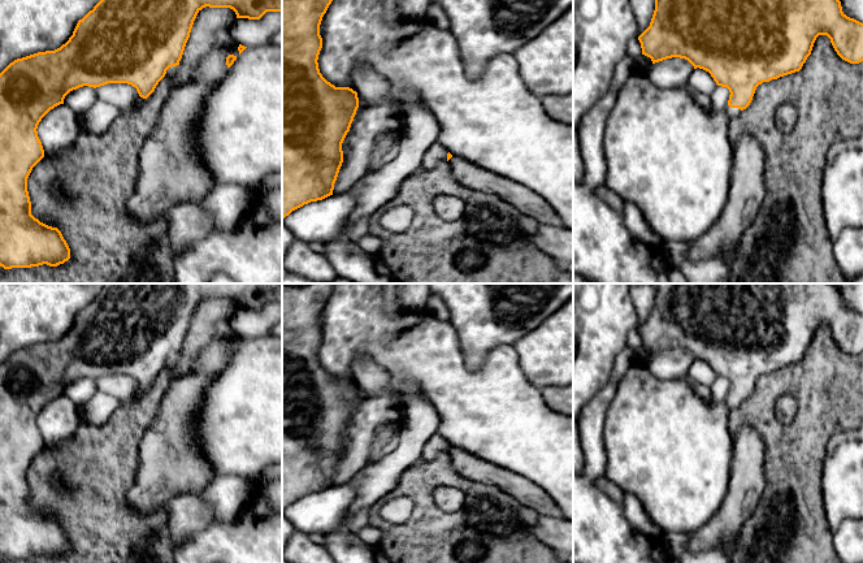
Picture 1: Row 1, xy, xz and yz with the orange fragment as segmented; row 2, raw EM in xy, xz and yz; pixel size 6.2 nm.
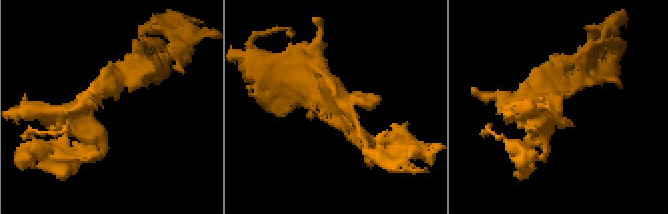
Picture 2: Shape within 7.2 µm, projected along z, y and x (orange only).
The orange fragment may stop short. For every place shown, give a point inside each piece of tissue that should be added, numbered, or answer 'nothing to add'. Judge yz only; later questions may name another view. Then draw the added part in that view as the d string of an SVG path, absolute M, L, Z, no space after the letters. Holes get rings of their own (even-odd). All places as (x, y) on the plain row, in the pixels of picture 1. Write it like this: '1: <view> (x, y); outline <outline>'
1: yz (732, 405); outline M728 395L724 400L727 408L729 412L737 410L743 402L738 400L738 399L730 399Z

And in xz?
1: xz (437, 444); outline M432 436L422 449L422 460L434 460L439 452L447 451L447 445L448 442L442 436Z

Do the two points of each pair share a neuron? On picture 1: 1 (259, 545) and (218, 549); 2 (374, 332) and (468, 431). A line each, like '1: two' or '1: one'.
1: one
2: one

